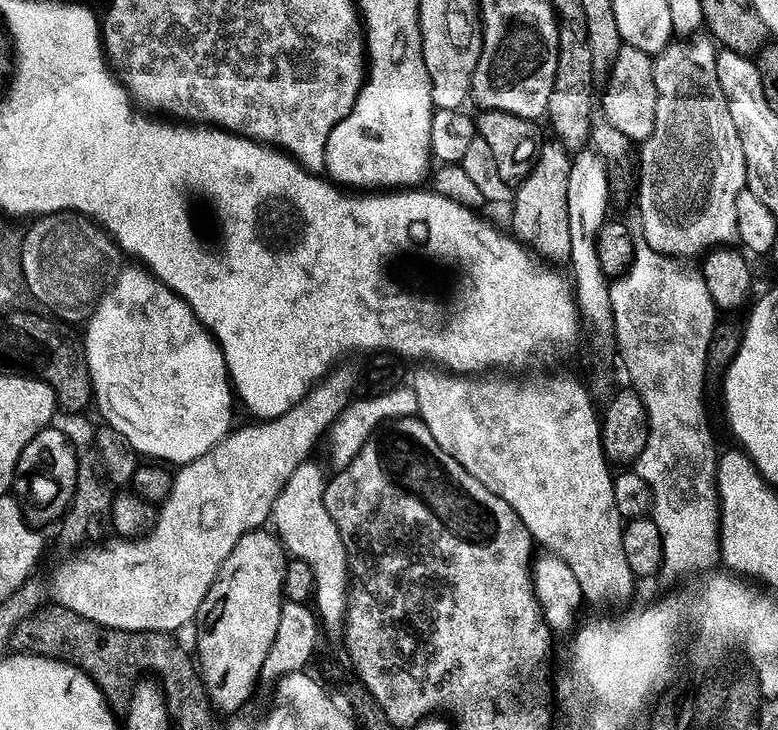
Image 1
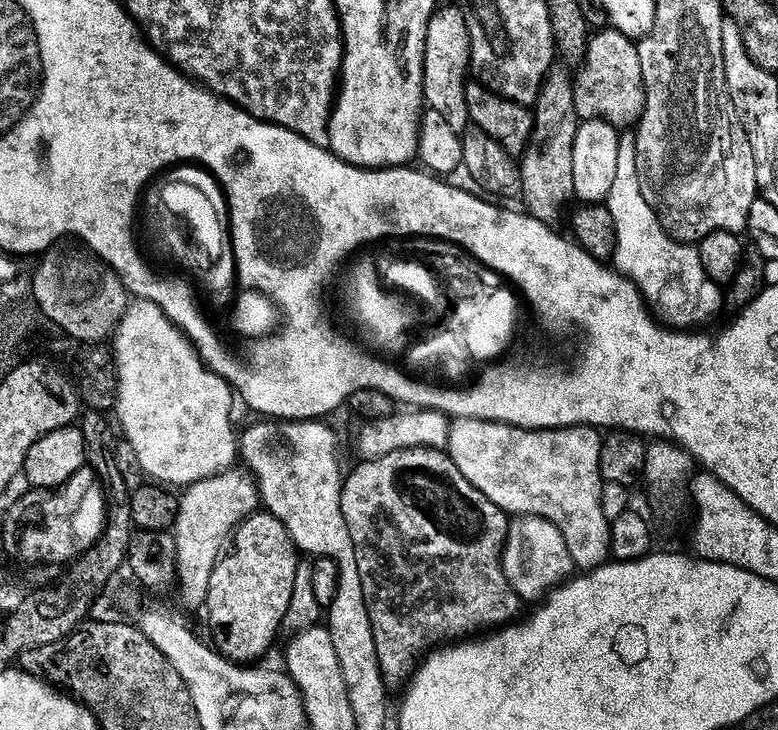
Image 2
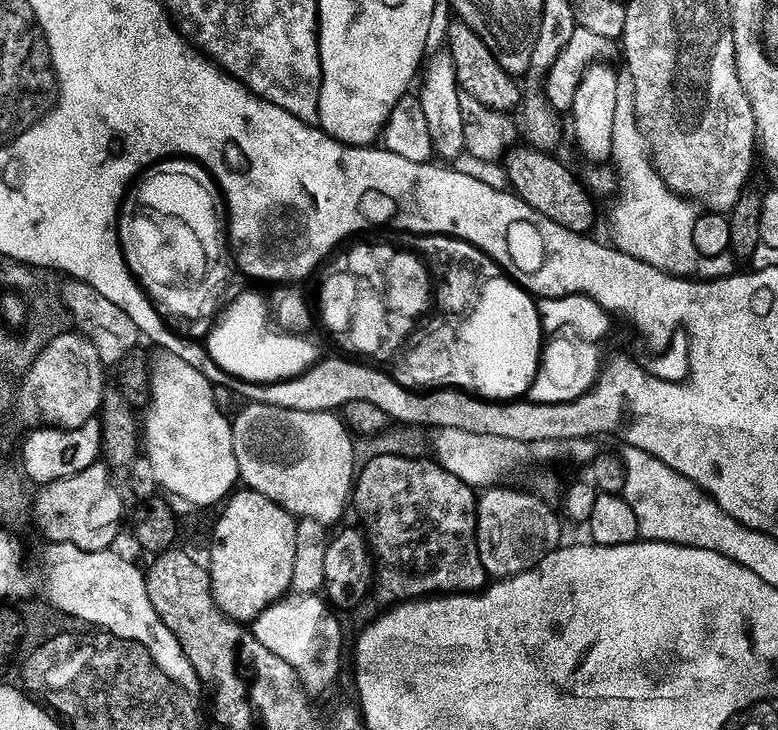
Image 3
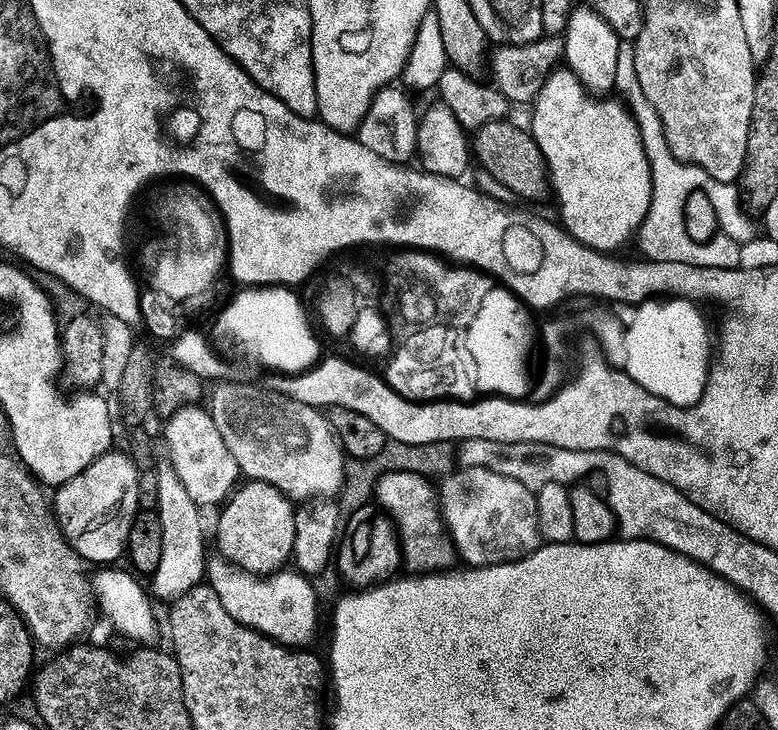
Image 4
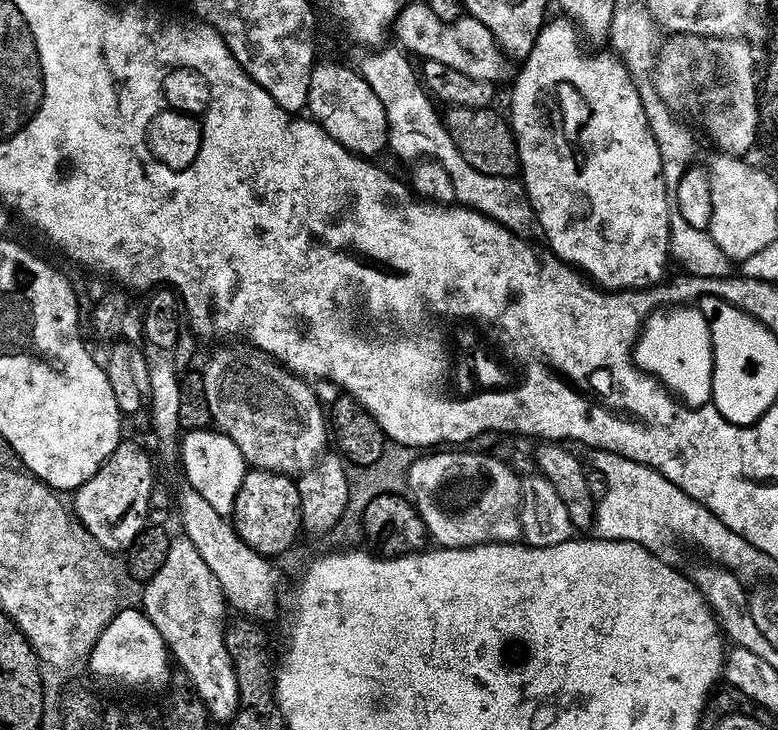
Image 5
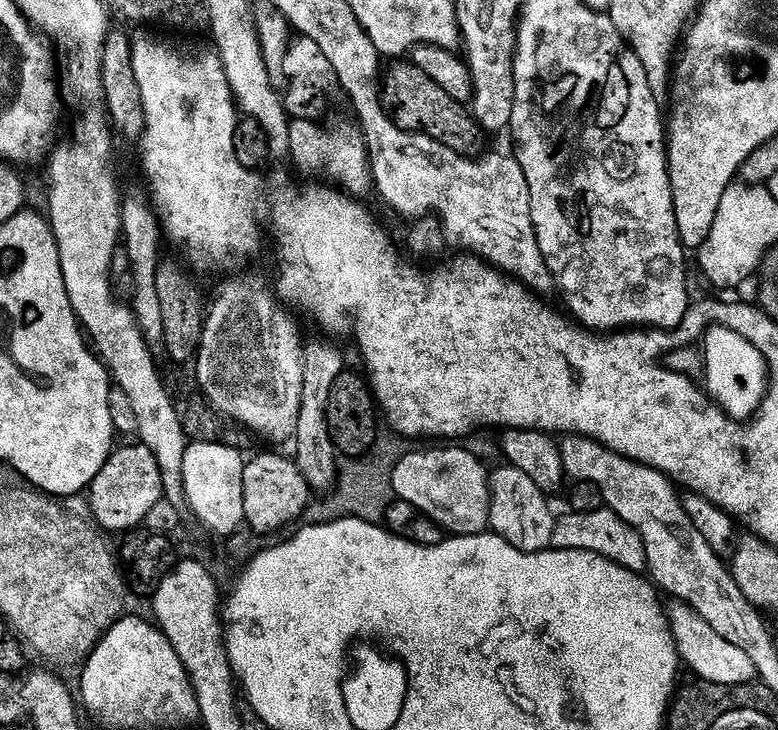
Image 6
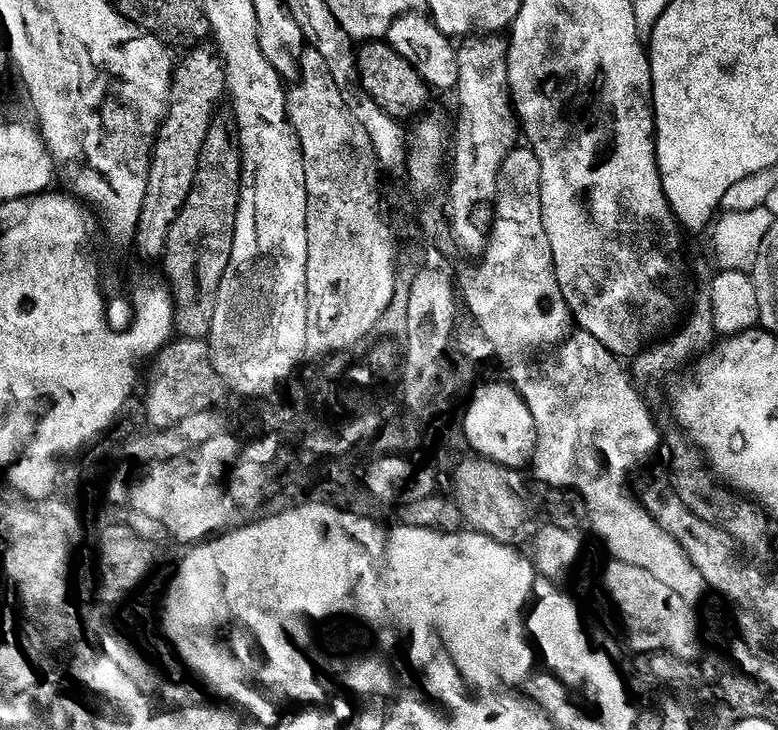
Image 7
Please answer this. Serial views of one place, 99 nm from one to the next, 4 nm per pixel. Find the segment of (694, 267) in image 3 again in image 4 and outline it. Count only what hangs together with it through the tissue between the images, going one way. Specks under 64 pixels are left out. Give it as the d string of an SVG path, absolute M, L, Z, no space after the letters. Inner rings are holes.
M621 43L618 50L618 70L616 71L616 87L619 99L632 111L638 132L642 134L646 156L652 171L652 202L650 210L638 233L638 244L643 259L658 262L686 262L690 266L710 266L711 268L739 268L739 250L741 243L723 234L717 234L706 242L694 242L690 234L686 234L686 202L692 193L692 184L696 180L704 180L706 170L702 166L687 164L670 150L670 142L666 140L666 130L658 110L654 110L650 98L642 91L642 82L638 82L638 66L636 65L636 49L631 43Z

